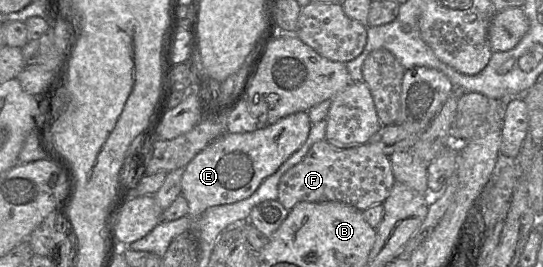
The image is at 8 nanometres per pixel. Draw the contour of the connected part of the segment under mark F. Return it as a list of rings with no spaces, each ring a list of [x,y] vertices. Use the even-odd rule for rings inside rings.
[[[324,139],[280,178],[278,201],[289,211],[300,202],[340,202],[364,211],[383,203],[394,183],[391,160],[379,147],[365,143],[340,149]]]

